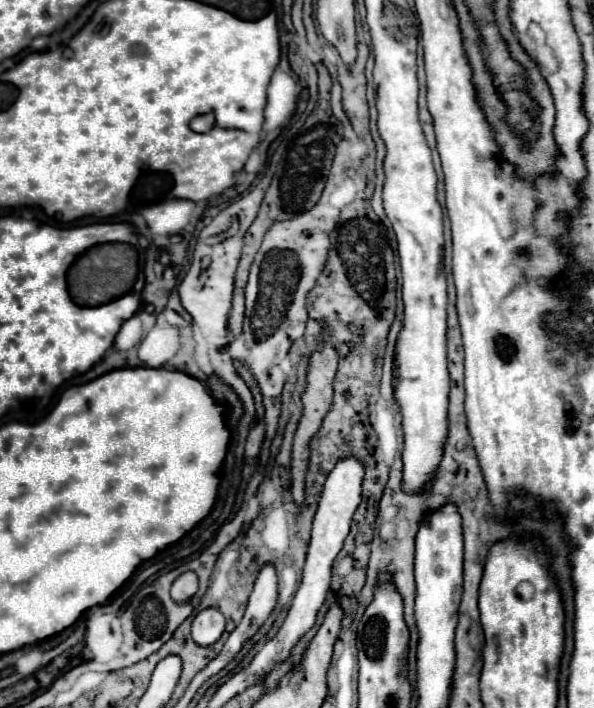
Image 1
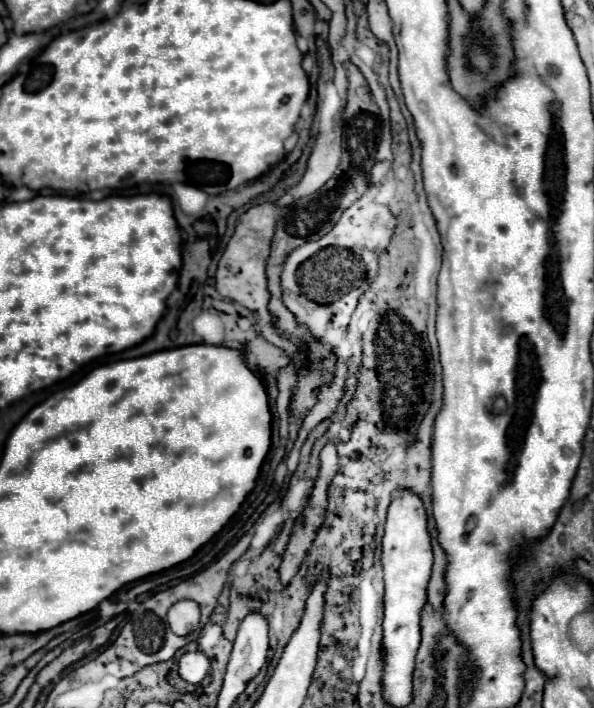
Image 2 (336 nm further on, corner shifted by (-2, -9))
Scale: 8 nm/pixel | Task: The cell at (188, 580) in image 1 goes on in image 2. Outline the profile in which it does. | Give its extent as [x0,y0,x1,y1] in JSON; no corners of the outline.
[168,600,200,636]

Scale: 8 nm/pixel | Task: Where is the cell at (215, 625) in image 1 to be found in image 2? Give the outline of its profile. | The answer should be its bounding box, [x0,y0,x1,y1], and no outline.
[178,652,210,684]

